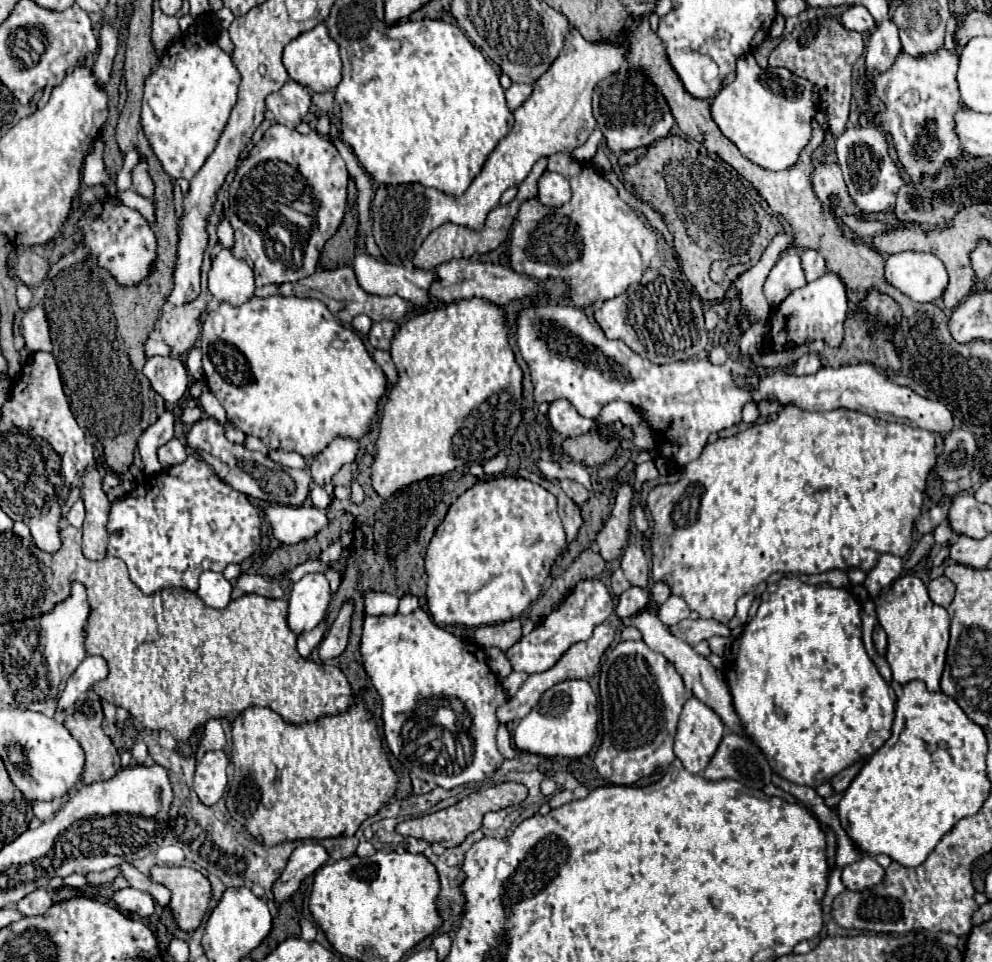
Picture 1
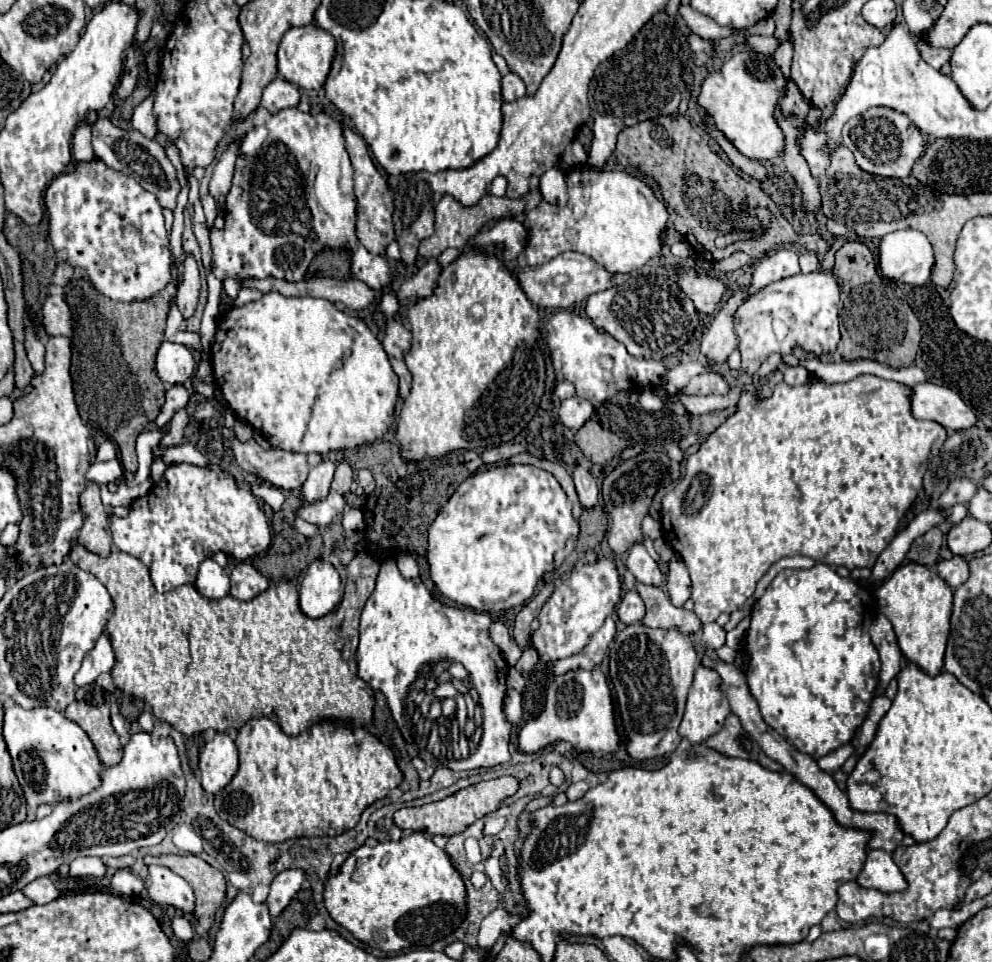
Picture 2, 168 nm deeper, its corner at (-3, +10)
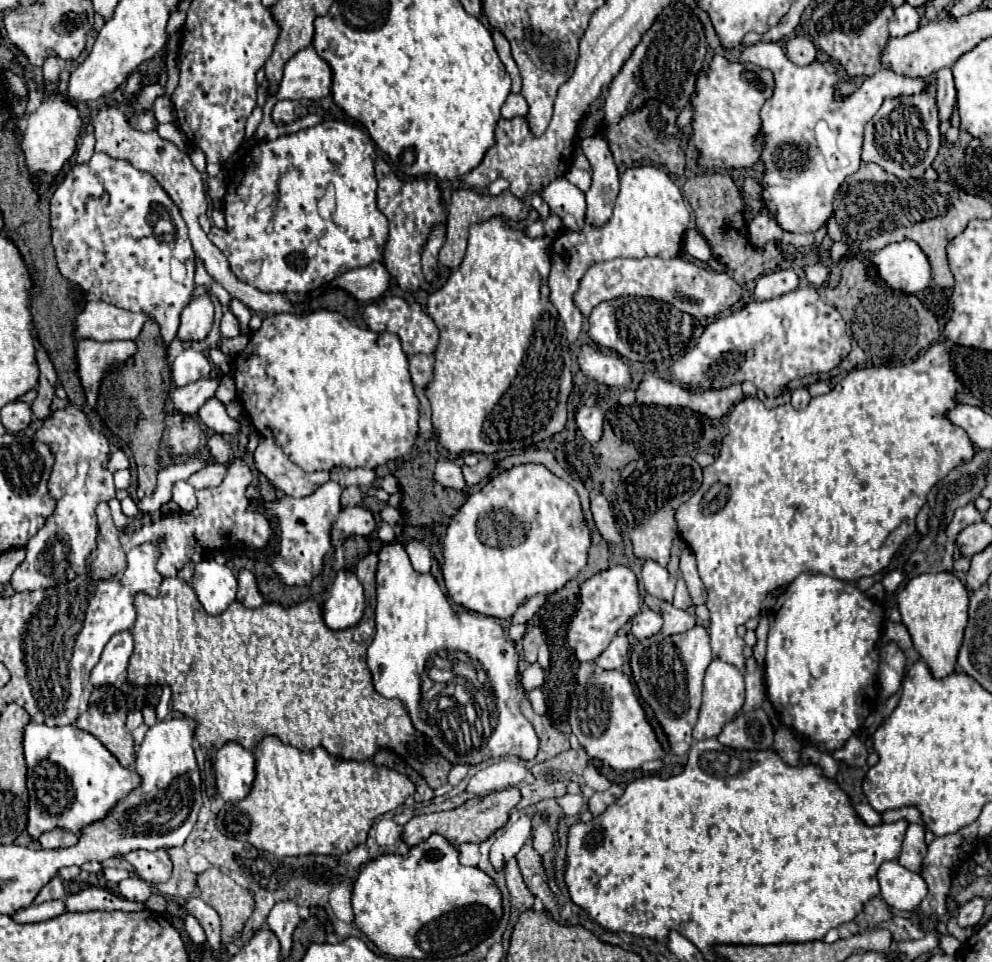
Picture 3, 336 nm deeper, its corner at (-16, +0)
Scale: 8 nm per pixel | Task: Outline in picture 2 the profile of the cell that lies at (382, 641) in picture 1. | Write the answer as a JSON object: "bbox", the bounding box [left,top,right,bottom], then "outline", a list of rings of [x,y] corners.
{"bbox":[357,560,511,770],"outline":[[[385,560],[381,564],[375,592],[369,596],[361,614],[357,674],[371,688],[385,694],[399,730],[403,728],[403,702],[409,698],[409,686],[417,680],[425,664],[449,660],[459,662],[465,666],[465,670],[469,670],[471,684],[479,692],[479,706],[483,710],[483,738],[475,754],[471,754],[469,758],[455,760],[447,756],[445,760],[451,770],[491,768],[509,762],[511,724],[505,720],[503,714],[503,698],[507,690],[505,678],[509,664],[501,656],[499,648],[491,642],[489,624],[489,614],[469,608],[453,608],[433,600],[421,578],[405,580],[399,574],[395,560]]]}

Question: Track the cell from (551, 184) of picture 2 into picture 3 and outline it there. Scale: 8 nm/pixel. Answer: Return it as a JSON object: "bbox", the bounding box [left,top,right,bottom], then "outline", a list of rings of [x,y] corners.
{"bbox":[544,176,584,230],"outline":[[[564,176],[552,180],[544,188],[544,202],[550,206],[550,212],[562,220],[566,230],[580,230],[580,226],[584,226],[584,192],[570,184]]]}

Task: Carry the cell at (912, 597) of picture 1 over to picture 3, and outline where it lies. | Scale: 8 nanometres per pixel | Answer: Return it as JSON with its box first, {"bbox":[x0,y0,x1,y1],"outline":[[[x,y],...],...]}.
{"bbox":[898,572,968,678],"outline":[[[952,572],[914,576],[898,594],[898,608],[914,648],[928,662],[934,678],[946,678],[956,670],[956,658],[968,622],[968,590]]]}

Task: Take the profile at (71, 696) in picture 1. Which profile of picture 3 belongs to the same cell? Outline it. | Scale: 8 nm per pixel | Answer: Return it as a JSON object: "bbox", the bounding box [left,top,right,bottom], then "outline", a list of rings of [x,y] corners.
{"bbox":[90,630,134,686],"outline":[[[130,630],[114,634],[108,640],[108,646],[104,646],[100,662],[92,668],[92,674],[90,674],[92,686],[114,684],[120,676],[124,676],[132,650],[134,650],[134,640]]]}

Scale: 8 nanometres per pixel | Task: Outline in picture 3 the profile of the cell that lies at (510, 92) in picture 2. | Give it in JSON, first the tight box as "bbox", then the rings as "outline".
{"bbox":[502,94,528,120],"outline":[[[510,94],[502,106],[502,118],[510,120],[516,116],[526,116],[528,114],[528,104],[522,94]]]}

